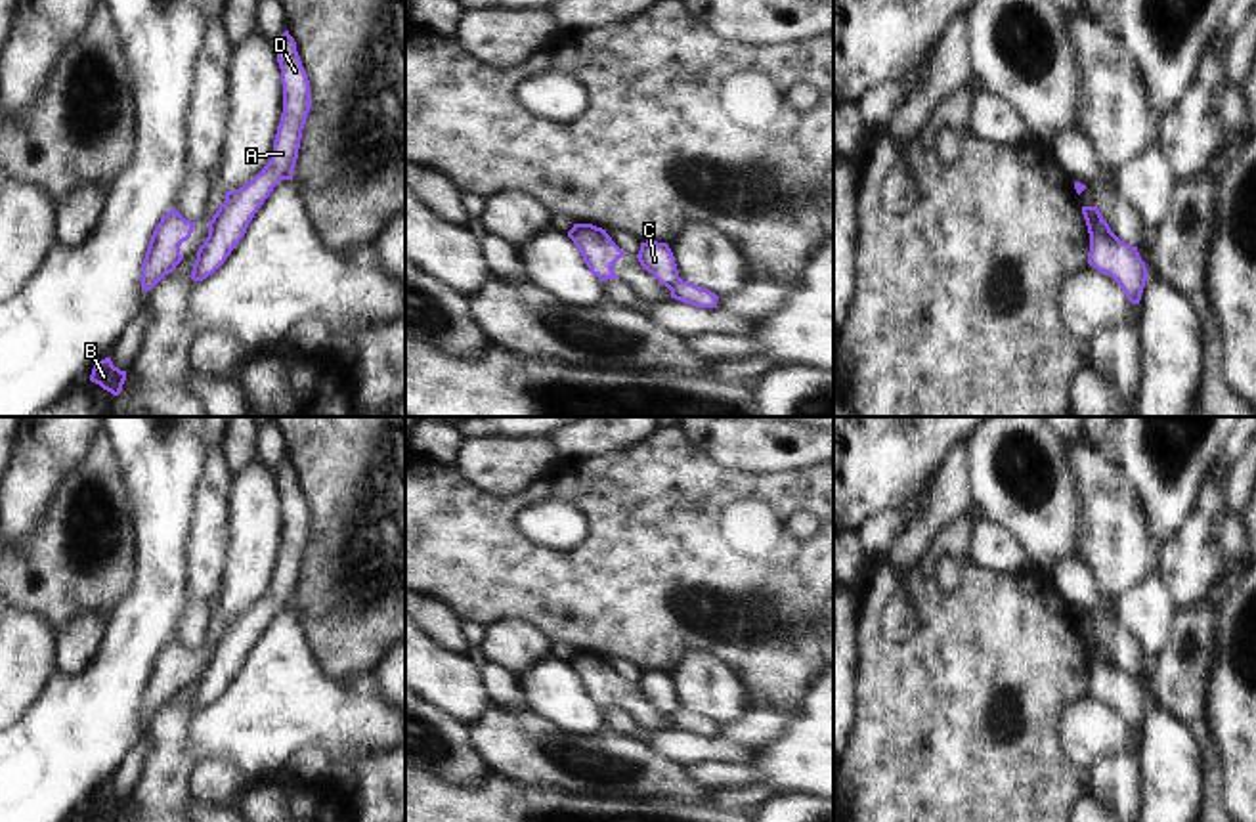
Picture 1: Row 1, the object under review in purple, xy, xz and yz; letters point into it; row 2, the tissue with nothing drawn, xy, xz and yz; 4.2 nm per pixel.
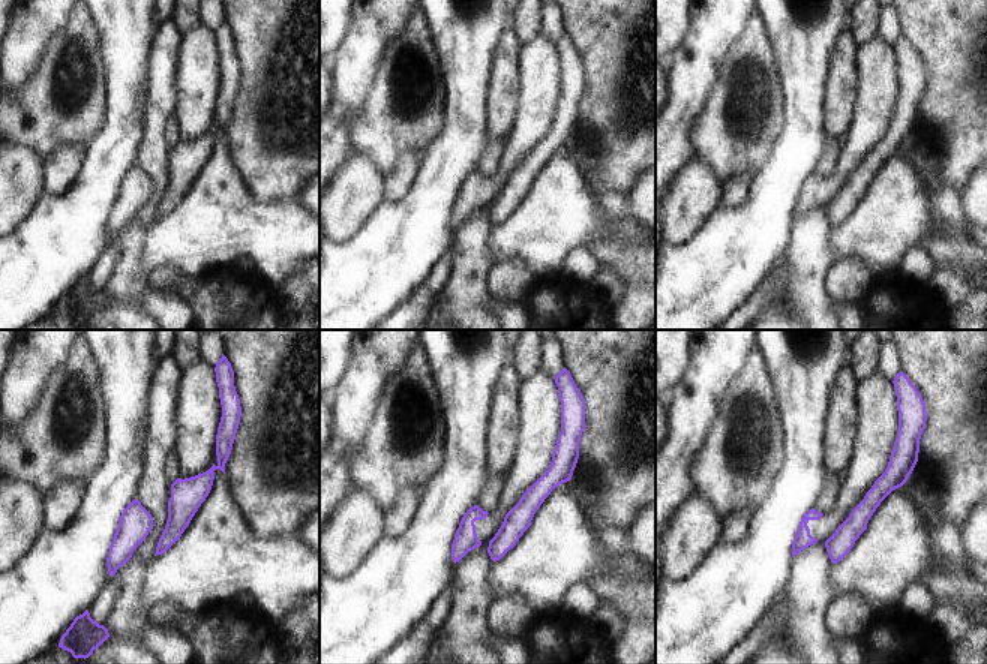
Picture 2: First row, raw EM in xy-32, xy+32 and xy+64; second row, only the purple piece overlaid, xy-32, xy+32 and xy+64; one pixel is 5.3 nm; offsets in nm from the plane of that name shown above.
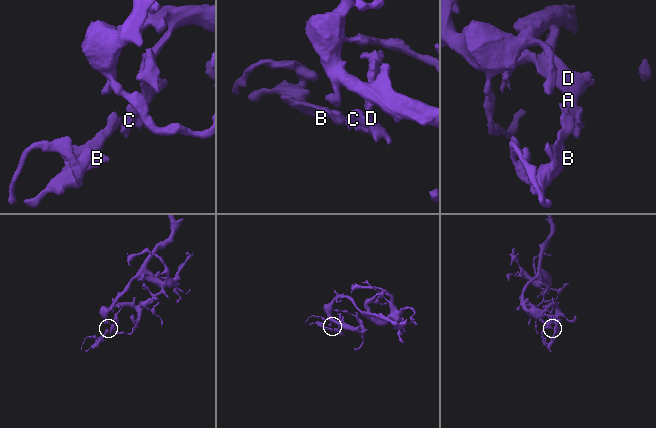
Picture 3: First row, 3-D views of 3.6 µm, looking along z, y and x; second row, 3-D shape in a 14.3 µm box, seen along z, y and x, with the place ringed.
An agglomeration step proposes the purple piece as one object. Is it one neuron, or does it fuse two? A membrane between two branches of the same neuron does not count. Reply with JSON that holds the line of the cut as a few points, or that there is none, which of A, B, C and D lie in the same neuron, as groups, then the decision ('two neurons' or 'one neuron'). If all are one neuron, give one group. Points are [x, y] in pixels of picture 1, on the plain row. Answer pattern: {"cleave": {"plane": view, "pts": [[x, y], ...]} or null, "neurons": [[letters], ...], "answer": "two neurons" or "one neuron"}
{"cleave": {"plane": "xy", "pts": [[213, 648], [209, 660]]}, "neurons": [["A", "C", "D"], ["B"]], "answer": "two neurons"}

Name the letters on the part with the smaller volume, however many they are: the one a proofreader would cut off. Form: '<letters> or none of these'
B.

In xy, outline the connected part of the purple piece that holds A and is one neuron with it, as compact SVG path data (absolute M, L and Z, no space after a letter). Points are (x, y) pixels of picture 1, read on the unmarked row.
M289 459L273 474L283 512L283 541L273 568L273 583L250 610L235 619L226 619L226 629L212 644L208 665L197 679L197 688L189 703L193 709L212 703L245 665L250 648L273 616L281 608L292 610L302 558L312 535L310 508Z

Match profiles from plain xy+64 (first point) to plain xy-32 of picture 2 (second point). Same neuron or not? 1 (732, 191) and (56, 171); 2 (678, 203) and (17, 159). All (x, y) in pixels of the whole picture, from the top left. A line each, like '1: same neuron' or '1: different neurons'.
1: same neuron
2: same neuron

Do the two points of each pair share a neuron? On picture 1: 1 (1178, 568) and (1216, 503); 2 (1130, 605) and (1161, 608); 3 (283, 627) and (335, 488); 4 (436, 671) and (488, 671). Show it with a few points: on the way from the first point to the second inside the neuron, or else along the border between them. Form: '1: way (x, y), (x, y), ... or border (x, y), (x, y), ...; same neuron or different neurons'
1: way (1193, 553), (1205, 519); same neuron
2: way (1138, 608), (1153, 608); same neuron
3: border (291, 610), (312, 650); different neurons
4: border (478, 666), (478, 675), (490, 700); different neurons

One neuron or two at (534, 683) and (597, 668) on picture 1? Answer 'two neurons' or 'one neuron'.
two neurons

